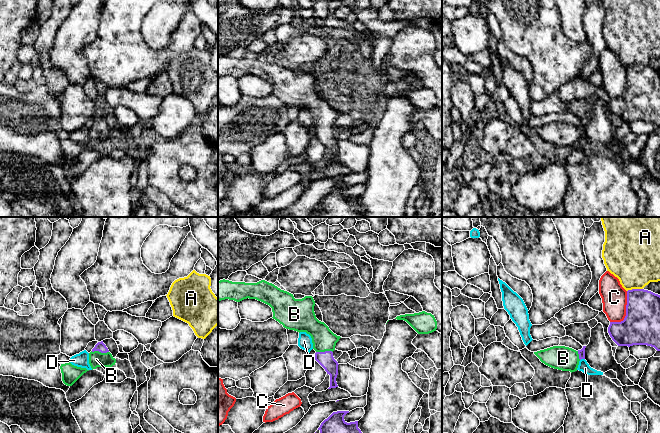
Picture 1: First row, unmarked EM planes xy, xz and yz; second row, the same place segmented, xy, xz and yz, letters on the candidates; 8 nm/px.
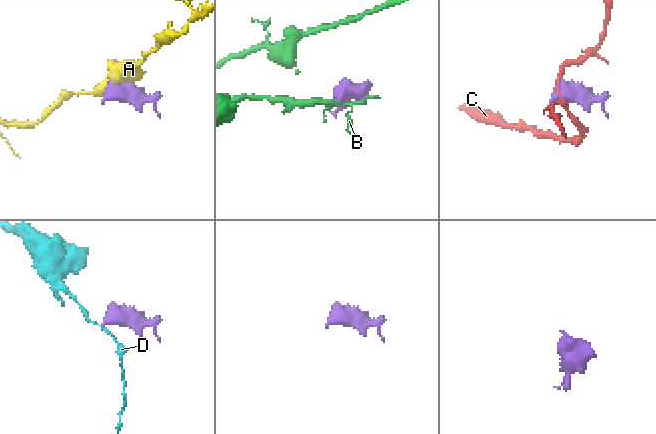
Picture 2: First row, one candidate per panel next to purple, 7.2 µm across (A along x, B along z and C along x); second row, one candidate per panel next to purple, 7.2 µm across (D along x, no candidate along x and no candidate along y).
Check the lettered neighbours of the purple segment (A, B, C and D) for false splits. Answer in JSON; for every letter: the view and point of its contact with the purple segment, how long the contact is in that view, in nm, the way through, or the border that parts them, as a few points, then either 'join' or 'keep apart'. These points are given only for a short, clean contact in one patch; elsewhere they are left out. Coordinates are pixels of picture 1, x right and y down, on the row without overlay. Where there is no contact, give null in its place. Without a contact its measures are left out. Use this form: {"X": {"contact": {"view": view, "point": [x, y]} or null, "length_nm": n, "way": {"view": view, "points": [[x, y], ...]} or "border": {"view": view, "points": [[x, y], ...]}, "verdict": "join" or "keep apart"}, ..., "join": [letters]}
{"A": {"contact": {"view": "yz", "point": [634, 65]}, "length_nm": 130, "verdict": "keep apart"}, "B": {"contact": {"view": "xy", "point": [100, 127]}, "length_nm": 140, "way": {"view": "xy", "points": [[100, 122], [100, 127], [96, 135]]}, "verdict": "join"}, "C": {"contact": {"view": "yz", "point": [626, 88]}, "length_nm": 300, "verdict": "keep apart"}, "D": {"contact": {"view": "yz", "point": [582, 134]}, "length_nm": 40, "border": {"view": "yz", "points": [[584, 134], [580, 136]]}, "verdict": "keep apart"}, "join": ["B"]}

